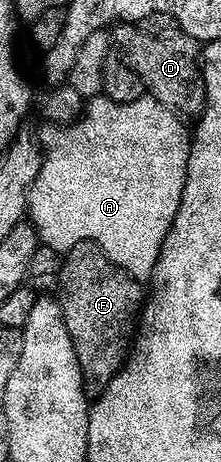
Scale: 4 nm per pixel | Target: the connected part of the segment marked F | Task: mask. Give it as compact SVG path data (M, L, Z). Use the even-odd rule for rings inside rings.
M96 249L74 250L62 262L60 279L61 312L79 361L85 394L96 397L104 393L107 385L111 385L130 354L143 310L142 284Z

